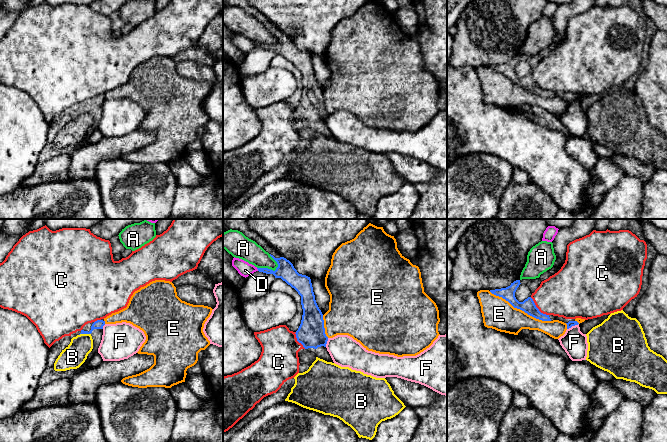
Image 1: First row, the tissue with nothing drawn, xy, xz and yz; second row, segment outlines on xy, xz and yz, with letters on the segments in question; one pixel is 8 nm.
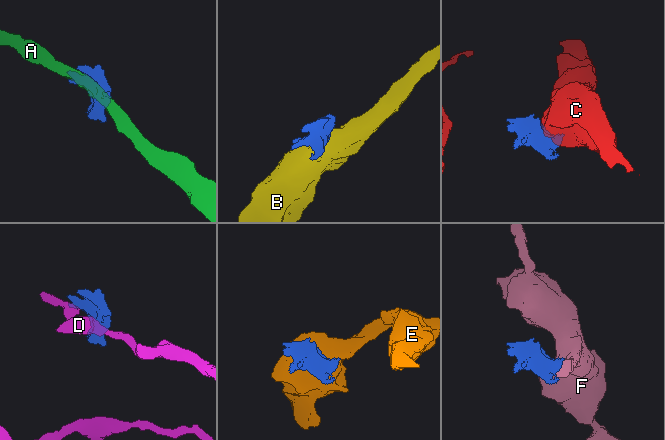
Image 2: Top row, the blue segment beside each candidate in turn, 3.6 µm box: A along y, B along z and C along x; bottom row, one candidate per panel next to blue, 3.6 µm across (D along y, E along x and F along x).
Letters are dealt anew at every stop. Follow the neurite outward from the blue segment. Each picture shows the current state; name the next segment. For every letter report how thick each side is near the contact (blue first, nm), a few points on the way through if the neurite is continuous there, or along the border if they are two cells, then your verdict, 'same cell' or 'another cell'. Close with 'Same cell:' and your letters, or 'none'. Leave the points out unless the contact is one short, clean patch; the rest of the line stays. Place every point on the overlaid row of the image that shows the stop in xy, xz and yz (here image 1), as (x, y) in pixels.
A: 140 nm thick on the blue side, 180 nm on the other; another cell
B: 70 nm thick on the blue side, 190 nm on the other; border along xy (90, 333), (81, 333), (79, 335); another cell
C: 110 nm thick on the blue side, 360 nm on the other; another cell
D: 140 nm thick on the blue side, 120 nm on the other; border along xz (256, 268), (258, 270); another cell
E: 110 nm thick on the blue side, 240 nm on the other; another cell
F: 50 nm thick on the blue side, 200 nm on the other; border along yz (578, 323), (567, 329); another cell
Same cell: none

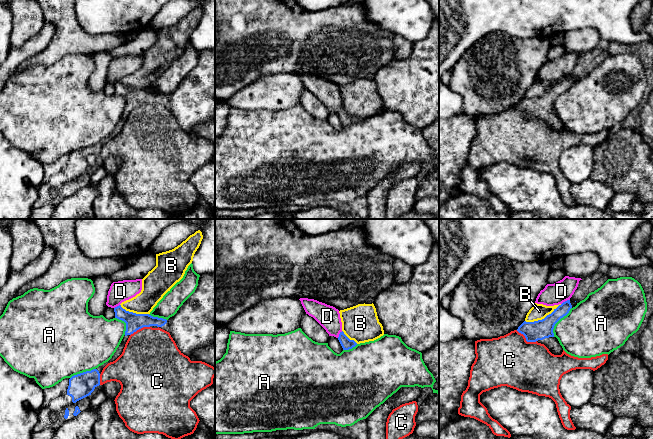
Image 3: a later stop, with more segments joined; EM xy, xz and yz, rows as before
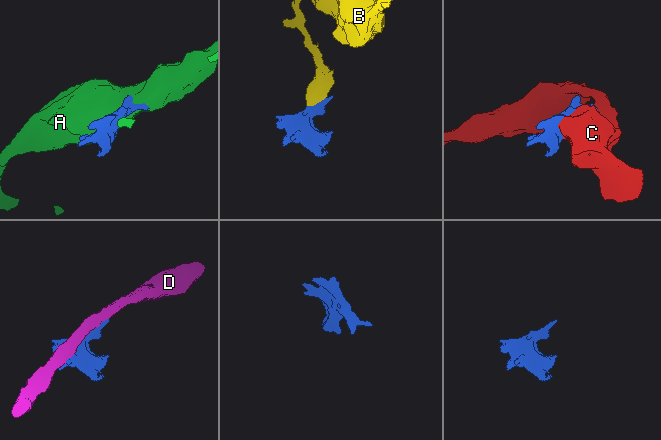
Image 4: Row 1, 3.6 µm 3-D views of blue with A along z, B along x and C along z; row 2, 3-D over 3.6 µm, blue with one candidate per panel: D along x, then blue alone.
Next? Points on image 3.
A: 160 nm thick on the blue side, 420 nm on the other; another cell
B: 160 nm thick on the blue side, 130 nm on the other; same cell
C: 160 nm thick on the blue side, 420 nm on the other; another cell
D: 120 nm thick on the blue side, 180 nm on the other; another cell
Same cell: B

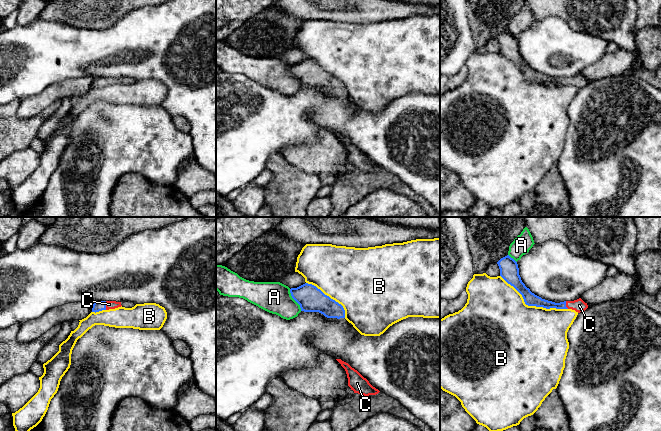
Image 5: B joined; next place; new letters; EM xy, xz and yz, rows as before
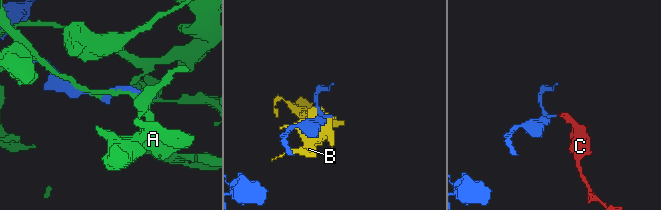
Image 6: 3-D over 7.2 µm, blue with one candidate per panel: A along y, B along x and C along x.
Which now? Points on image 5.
A: 200 nm thick on the blue side, 260 nm on the other; another cell
B: 110 nm thick on the blue side, 500 nm on the other; another cell
C: 80 nm thick on the blue side, 60 nm on the other; runs through xy (98, 306), (105, 305), (109, 304); same cell
Same cell: C

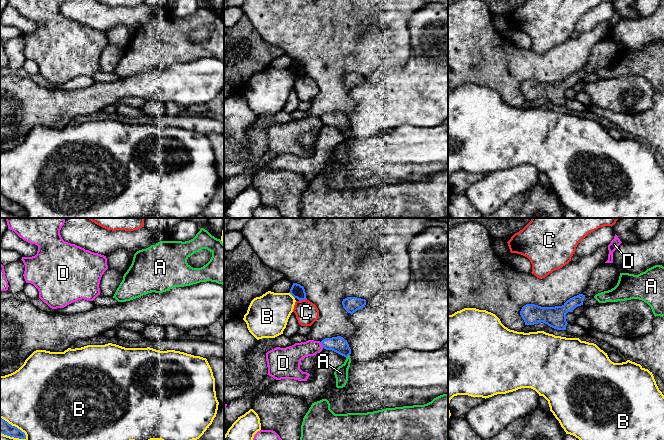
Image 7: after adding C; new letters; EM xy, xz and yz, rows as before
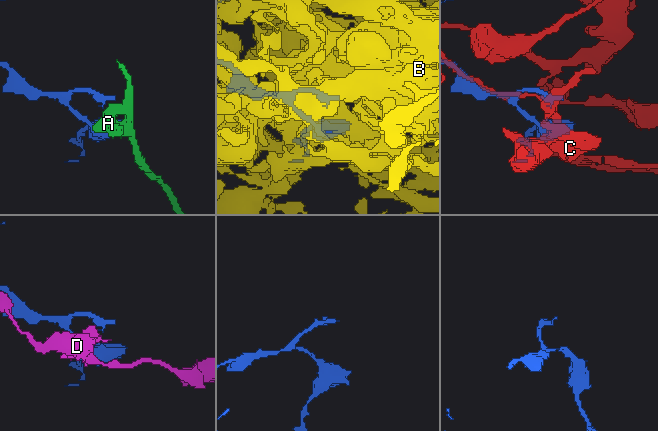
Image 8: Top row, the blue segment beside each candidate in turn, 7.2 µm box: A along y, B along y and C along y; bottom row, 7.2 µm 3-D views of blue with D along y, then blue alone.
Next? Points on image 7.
A: 130 nm thick on the blue side, 110 nm on the other; border along xz (349, 354), (346, 357); another cell
B: 110 nm thick on the blue side, 500 nm on the other; another cell
C: 110 nm thick on the blue side, 180 nm on the other; another cell
D: 130 nm thick on the blue side, 150 nm on the other; border along xz (320, 342), (323, 347); another cell
Same cell: none

